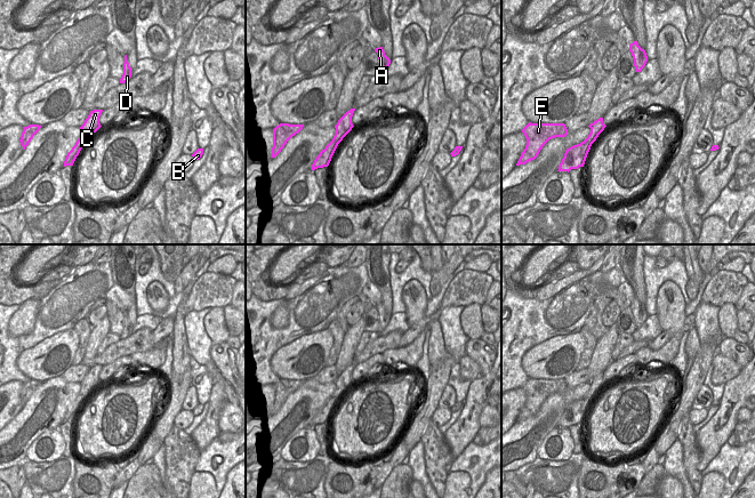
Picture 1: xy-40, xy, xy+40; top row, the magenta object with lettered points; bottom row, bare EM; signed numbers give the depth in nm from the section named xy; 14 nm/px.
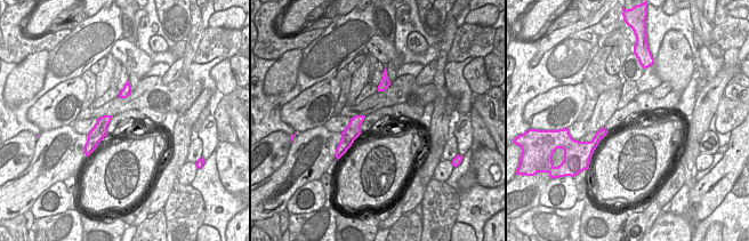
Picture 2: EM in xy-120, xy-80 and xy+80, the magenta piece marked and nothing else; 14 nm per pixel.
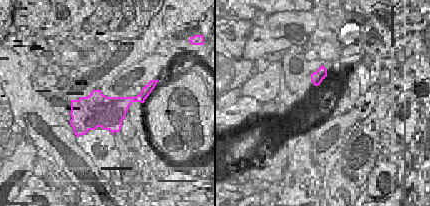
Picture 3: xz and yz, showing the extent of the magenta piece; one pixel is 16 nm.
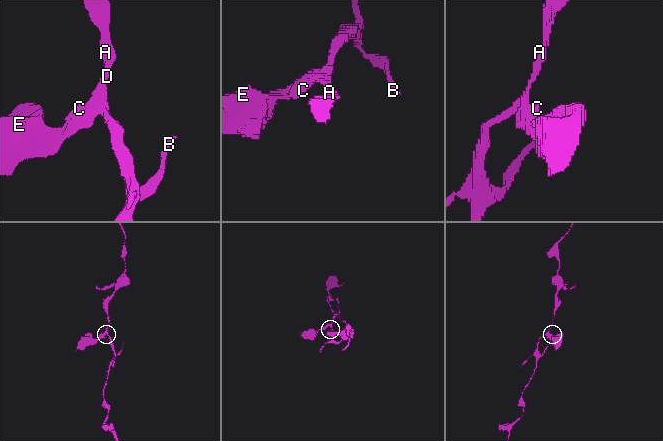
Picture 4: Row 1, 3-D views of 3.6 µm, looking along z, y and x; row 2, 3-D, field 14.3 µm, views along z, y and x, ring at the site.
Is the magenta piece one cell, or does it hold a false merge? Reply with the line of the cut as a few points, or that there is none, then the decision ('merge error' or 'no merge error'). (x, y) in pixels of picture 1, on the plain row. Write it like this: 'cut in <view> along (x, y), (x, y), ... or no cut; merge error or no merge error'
no cut; no merge error

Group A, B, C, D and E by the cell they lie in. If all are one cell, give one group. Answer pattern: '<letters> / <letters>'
A B C D E

